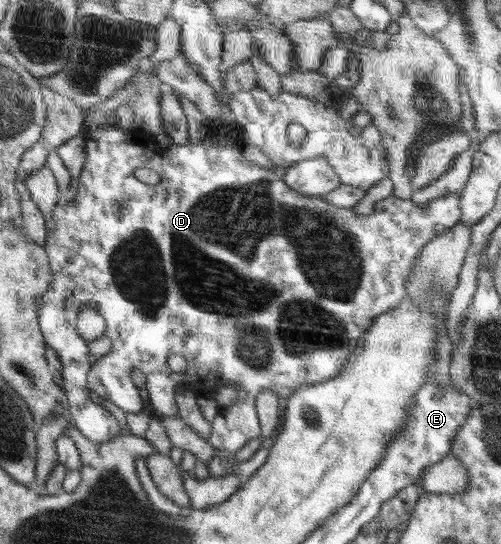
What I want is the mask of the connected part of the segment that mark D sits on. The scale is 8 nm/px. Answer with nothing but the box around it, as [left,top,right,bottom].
[37,86,461,456]

